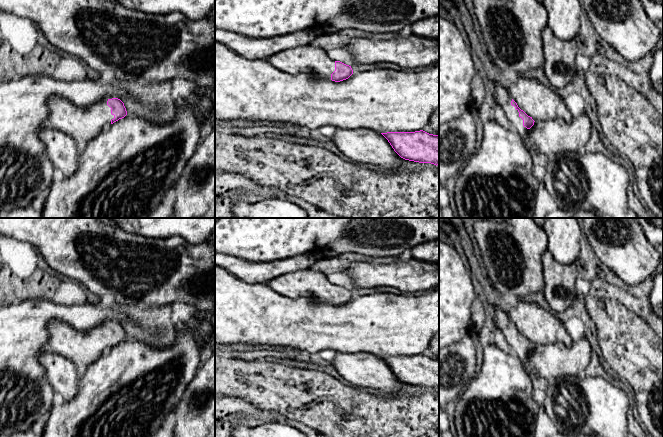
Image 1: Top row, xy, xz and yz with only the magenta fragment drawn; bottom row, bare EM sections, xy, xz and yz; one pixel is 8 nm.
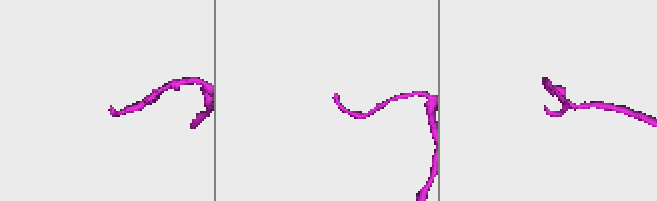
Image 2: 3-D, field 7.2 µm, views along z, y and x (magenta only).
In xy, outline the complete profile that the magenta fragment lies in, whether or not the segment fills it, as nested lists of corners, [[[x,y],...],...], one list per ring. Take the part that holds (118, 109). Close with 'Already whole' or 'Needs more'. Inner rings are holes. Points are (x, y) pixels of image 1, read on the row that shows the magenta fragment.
[[[52,96],[48,100],[47,105],[50,108],[47,125],[55,130],[64,132],[77,144],[83,142],[86,145],[109,125],[127,115],[124,103],[120,99],[112,97],[102,99],[88,107],[77,107],[62,97]]]. Needs more

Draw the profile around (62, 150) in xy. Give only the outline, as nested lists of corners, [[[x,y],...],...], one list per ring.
[[[47,123],[40,129],[39,136],[45,145],[46,155],[52,165],[63,173],[64,178],[72,175],[78,166],[78,144],[64,132],[53,129]]]

